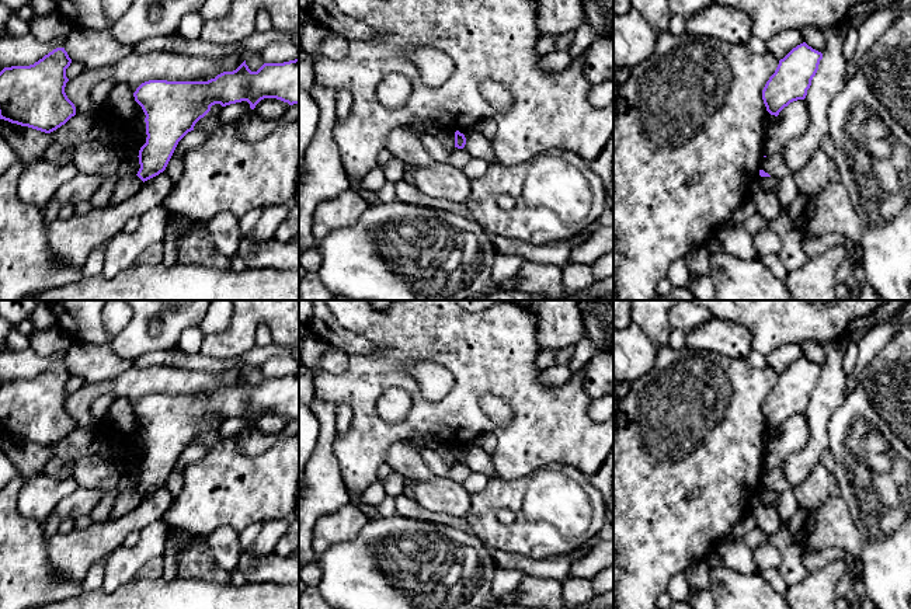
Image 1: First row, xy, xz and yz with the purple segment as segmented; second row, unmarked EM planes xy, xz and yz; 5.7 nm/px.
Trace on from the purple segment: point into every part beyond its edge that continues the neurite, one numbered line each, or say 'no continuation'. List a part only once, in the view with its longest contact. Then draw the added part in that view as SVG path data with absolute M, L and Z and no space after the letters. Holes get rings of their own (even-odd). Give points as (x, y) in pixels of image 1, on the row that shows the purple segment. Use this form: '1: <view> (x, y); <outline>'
no continuation

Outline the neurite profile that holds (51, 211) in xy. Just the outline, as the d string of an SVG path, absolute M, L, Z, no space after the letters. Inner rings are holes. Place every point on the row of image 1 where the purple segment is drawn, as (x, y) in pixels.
M51 201L46 206L44 206L42 212L46 227L49 227L49 225L58 218L60 208L62 206L55 201Z

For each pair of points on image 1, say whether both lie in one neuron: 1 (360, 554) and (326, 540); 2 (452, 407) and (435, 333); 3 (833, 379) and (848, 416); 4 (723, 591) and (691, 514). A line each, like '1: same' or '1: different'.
1: different
2: same
3: different
4: different

